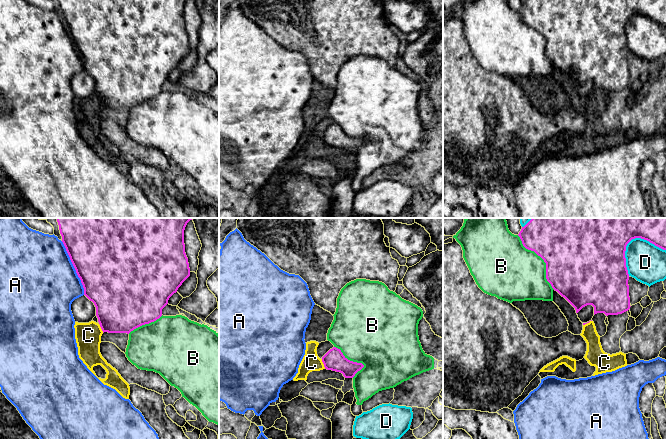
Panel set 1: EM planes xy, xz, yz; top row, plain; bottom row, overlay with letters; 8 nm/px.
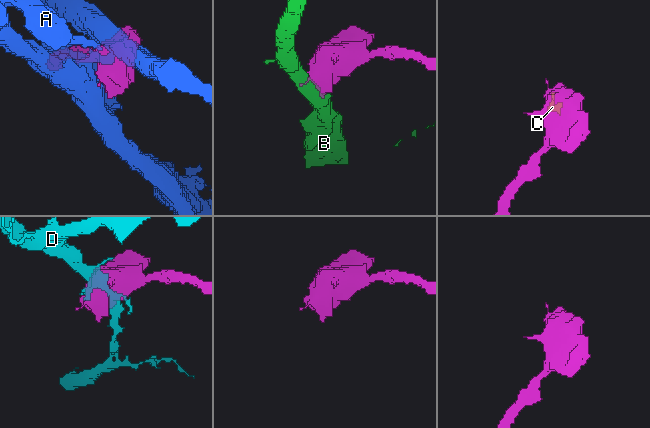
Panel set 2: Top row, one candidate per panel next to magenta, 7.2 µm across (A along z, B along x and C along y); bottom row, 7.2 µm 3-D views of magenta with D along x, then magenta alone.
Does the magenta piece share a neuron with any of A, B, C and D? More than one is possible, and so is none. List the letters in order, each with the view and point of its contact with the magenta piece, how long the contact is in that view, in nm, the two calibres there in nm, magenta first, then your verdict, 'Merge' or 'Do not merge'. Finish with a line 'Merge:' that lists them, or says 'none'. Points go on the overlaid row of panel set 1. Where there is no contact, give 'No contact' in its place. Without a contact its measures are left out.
A: Touches magenta at xy (74, 267). Shared border 480 nm. Thickness 500 nm (magenta) against 500 nm. Do not merge
B: Touches magenta at yz (543, 259). Shared border 550 nm. Thickness 500 nm (magenta) against 440 nm. Do not merge
C: Touches magenta at xz (323, 363). Shared border 90 nm. Thickness 170 nm (magenta) against 140 nm. Do not merge
D: Touches magenta at yz (630, 240). Shared border 360 nm. Thickness 500 nm (magenta) against 320 nm. Do not merge
Merge: none

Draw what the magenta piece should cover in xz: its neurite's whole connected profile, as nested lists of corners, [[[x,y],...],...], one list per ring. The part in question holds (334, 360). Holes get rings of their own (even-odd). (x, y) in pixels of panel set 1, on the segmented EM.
[[[333,347],[323,357],[325,369],[340,372],[345,378],[353,378],[364,365],[348,360],[340,349]]]

